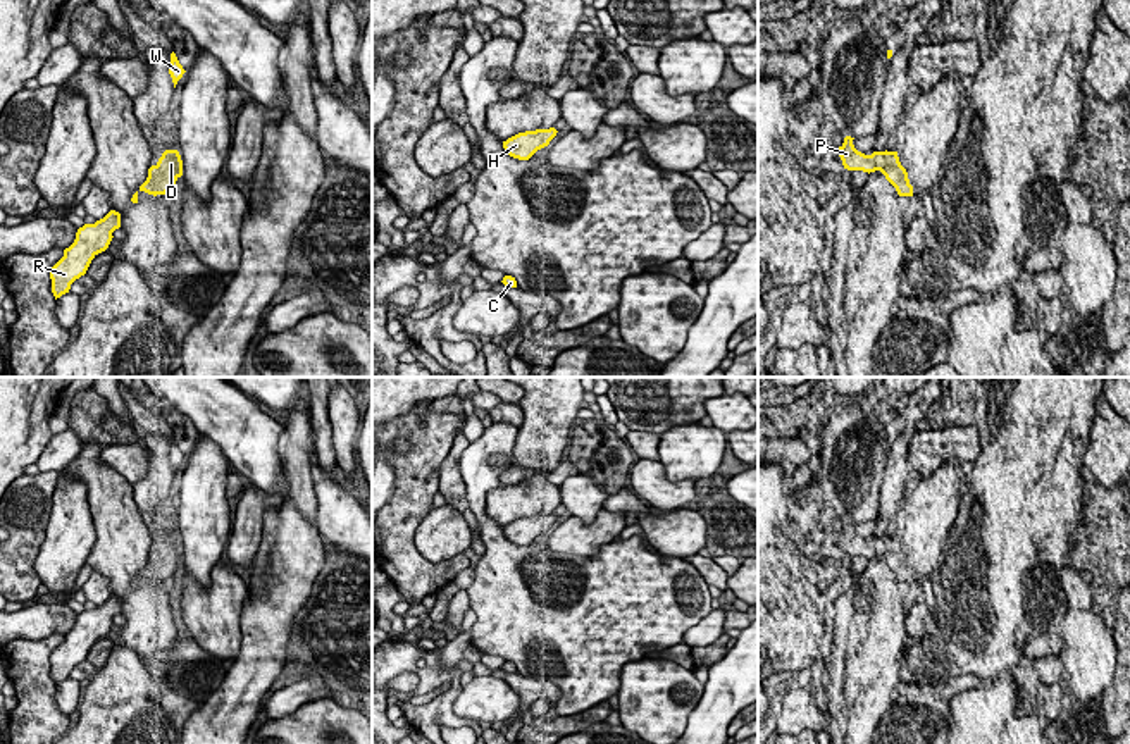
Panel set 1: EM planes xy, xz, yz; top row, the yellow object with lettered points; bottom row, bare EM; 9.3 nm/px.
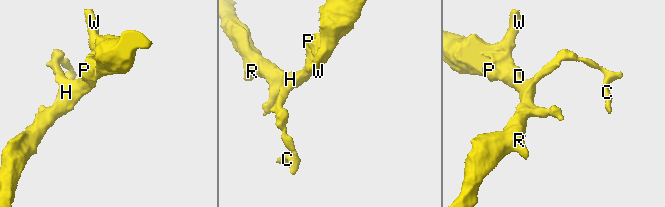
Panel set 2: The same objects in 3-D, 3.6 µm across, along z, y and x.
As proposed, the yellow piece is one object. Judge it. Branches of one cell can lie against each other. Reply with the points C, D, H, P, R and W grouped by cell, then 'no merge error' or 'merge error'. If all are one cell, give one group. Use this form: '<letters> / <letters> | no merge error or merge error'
C D H P R W | no merge error

